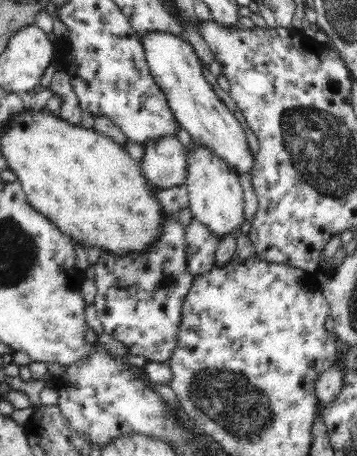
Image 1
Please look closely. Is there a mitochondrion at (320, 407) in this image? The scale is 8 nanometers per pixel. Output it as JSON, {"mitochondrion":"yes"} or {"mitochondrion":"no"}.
{"mitochondrion":"no"}

